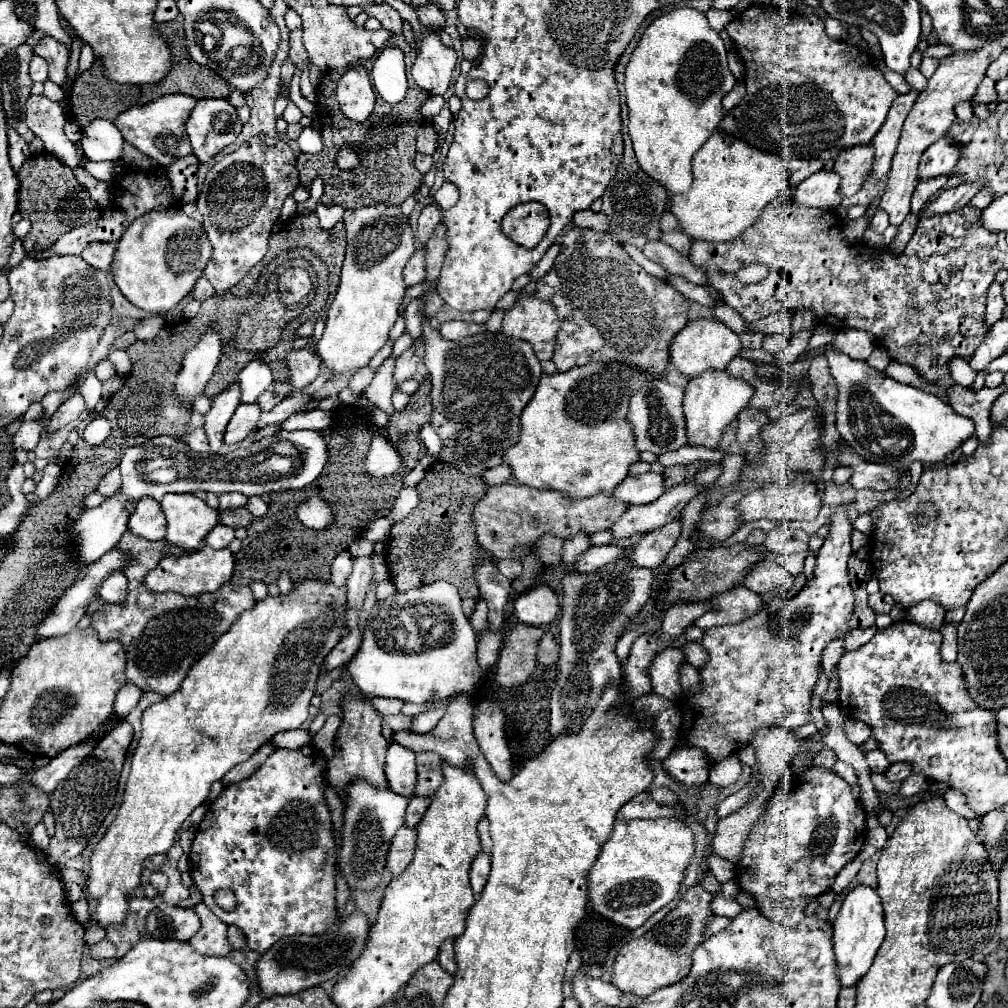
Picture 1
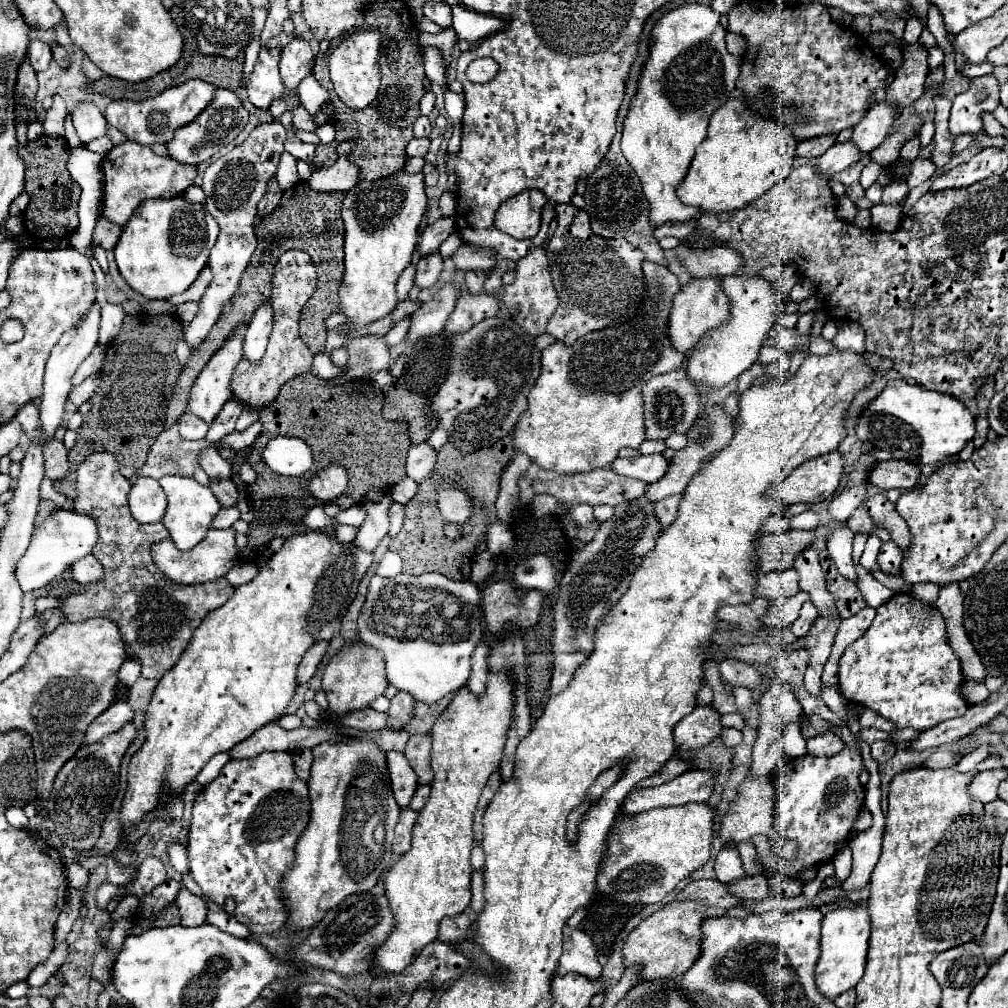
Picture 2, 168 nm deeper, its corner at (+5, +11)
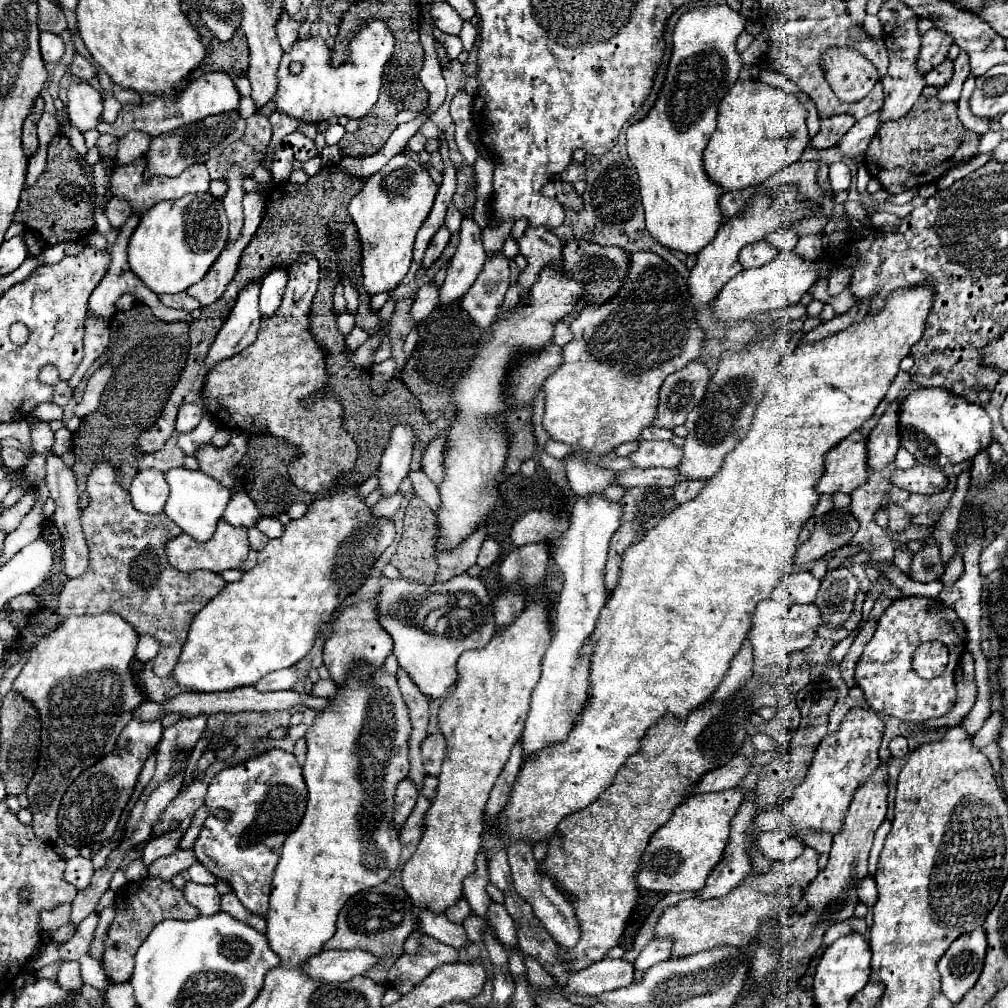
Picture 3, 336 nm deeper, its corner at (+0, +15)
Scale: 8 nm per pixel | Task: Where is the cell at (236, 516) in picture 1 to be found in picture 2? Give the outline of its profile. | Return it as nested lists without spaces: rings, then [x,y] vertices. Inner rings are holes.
[[[227,479],[227,481],[211,481],[209,489],[213,491],[213,495],[221,503],[221,507],[235,507],[237,505],[239,493],[237,493],[237,487],[235,487],[235,483],[231,479]]]

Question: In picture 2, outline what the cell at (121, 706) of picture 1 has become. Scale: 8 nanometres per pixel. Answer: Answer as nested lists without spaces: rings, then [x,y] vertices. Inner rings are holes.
[[[125,659],[125,663],[121,665],[117,677],[119,681],[125,685],[125,687],[133,687],[137,677],[141,675],[141,665],[137,661],[131,661],[131,659]]]

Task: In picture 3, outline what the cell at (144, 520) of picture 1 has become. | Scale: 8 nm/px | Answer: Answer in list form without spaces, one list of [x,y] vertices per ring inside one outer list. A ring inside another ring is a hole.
[[[158,469],[138,471],[130,487],[132,503],[142,513],[162,513],[168,499],[168,483]]]

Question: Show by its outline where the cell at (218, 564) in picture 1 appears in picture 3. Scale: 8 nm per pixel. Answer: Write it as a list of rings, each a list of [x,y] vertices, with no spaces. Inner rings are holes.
[[[224,519],[218,523],[218,529],[216,529],[216,533],[210,541],[200,543],[200,541],[194,541],[192,537],[188,537],[186,533],[182,533],[182,535],[178,535],[178,537],[174,537],[166,543],[166,557],[180,571],[206,569],[206,571],[212,571],[212,573],[222,573],[226,569],[238,569],[246,561],[248,551],[250,551],[248,529],[234,527]]]

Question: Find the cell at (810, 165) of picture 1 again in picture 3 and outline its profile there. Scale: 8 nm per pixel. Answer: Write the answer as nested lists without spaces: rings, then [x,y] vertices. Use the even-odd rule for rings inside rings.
[[[842,113],[842,115],[834,115],[834,117],[828,117],[828,119],[822,119],[820,133],[810,141],[810,145],[814,149],[834,147],[848,133],[848,129],[854,123],[856,123],[856,119],[850,113]]]

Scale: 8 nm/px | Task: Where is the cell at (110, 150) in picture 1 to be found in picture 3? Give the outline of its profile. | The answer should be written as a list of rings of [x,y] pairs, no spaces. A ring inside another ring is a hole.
[[[86,81],[74,83],[68,89],[66,109],[70,123],[78,127],[82,133],[84,129],[96,129],[102,115],[102,95]]]

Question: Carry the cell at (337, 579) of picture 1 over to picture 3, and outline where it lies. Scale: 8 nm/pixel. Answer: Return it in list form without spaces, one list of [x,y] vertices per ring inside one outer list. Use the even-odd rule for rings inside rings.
[[[396,491],[394,495],[382,497],[382,499],[372,507],[372,511],[376,513],[376,517],[388,517],[388,519],[392,519],[394,513],[398,511],[400,503],[402,503],[402,497],[404,497],[404,495],[402,495],[400,491]]]

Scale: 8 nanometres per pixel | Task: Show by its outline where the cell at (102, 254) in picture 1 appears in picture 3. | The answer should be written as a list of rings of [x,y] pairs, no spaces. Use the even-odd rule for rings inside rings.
[[[110,197],[108,205],[106,205],[106,217],[112,223],[114,229],[120,229],[120,225],[124,225],[126,217],[132,213],[132,207],[126,199],[122,197]]]

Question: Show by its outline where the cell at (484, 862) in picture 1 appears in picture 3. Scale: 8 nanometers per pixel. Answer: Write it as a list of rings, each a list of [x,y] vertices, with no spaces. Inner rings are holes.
[[[492,903],[488,909],[488,919],[498,935],[498,939],[504,943],[508,949],[518,949],[518,937],[516,937],[516,927],[512,917],[508,915],[506,907],[502,903]]]

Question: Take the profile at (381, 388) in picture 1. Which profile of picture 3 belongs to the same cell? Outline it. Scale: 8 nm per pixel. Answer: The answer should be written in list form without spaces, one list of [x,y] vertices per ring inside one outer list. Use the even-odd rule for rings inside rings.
[[[434,281],[424,283],[424,285],[418,289],[416,299],[414,299],[414,303],[412,303],[412,311],[410,311],[412,321],[420,323],[424,317],[428,317],[428,313],[438,305],[438,295],[440,295],[440,289],[434,285]]]

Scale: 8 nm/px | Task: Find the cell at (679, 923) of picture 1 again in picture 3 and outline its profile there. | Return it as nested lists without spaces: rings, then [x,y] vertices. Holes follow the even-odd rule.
[[[806,847],[804,853],[786,863],[774,861],[772,869],[760,875],[750,875],[738,887],[734,887],[728,895],[712,899],[712,901],[696,901],[696,897],[684,899],[678,905],[664,911],[656,925],[656,937],[672,937],[672,957],[684,957],[700,951],[714,949],[716,945],[736,945],[746,947],[756,941],[760,933],[760,925],[766,919],[786,921],[794,915],[798,901],[804,895],[804,889],[818,875],[818,853],[812,847]]]

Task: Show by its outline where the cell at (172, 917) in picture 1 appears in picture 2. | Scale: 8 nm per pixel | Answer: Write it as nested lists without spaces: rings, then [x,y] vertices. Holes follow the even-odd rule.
[[[187,889],[179,891],[177,897],[177,907],[179,907],[179,915],[181,915],[181,923],[185,927],[195,927],[195,925],[203,925],[205,923],[205,915],[207,915],[207,903],[189,893]]]

